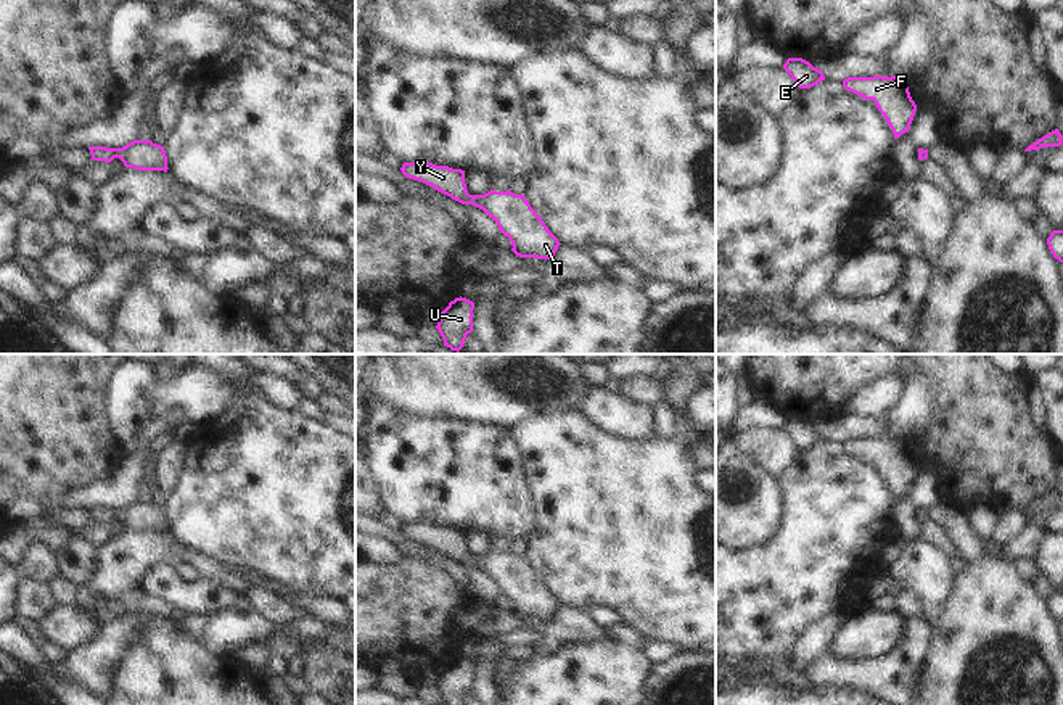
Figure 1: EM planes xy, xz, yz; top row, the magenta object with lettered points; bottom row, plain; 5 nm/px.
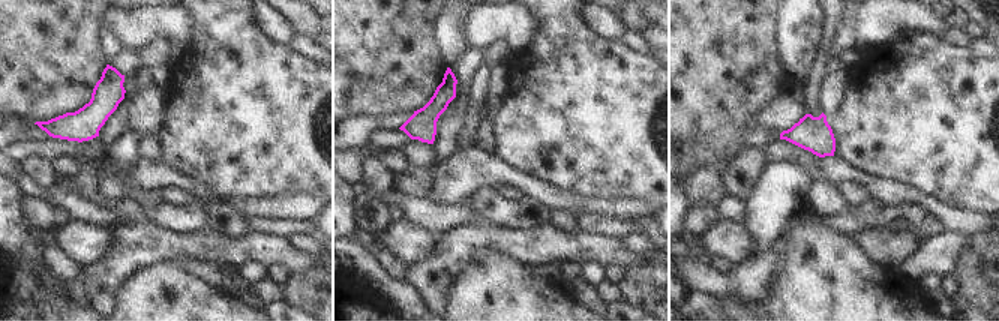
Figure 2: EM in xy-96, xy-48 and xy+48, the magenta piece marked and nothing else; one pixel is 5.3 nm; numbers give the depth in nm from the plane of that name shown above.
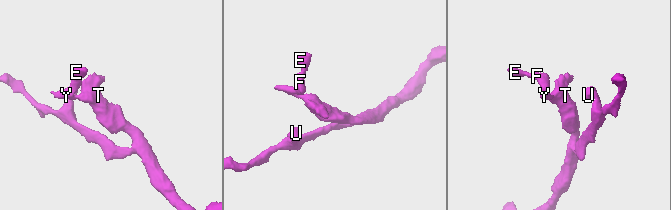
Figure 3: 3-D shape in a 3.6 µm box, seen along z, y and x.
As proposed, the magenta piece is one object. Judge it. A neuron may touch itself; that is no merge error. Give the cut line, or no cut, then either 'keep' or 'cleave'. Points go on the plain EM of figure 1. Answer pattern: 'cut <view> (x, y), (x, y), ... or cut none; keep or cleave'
cut none; keep

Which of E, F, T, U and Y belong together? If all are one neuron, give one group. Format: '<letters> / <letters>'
E F T U Y

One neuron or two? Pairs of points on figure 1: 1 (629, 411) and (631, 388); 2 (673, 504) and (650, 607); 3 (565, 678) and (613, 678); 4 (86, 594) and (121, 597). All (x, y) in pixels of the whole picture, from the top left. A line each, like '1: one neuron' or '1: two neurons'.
1: two neurons
2: one neuron
3: one neuron
4: one neuron

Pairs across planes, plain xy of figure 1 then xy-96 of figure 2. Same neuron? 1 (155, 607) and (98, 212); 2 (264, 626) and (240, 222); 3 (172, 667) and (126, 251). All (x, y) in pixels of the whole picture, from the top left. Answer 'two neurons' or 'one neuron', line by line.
1: one neuron
2: two neurons
3: two neurons

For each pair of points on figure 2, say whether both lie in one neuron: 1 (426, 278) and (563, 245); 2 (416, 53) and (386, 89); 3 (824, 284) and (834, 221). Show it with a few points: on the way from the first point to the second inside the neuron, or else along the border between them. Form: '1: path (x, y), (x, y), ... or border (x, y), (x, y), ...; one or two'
1: path (458, 248), (470, 240), (507, 240), (528, 245); one
2: path (407, 62), (389, 80); one
3: border (815, 216), (849, 236); two

